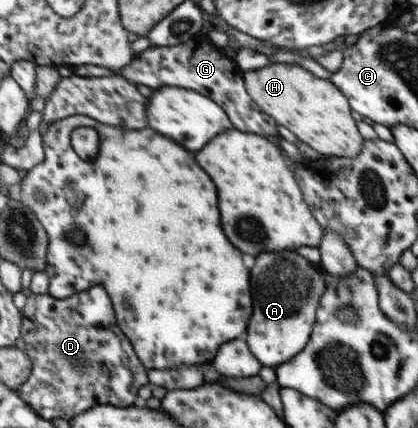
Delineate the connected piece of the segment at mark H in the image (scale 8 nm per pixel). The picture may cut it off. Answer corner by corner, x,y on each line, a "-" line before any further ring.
272,63
262,69
244,73
246,91
250,97
274,117
280,125
288,127
302,143
324,156
355,158
362,150
364,139
356,129
356,121
350,113
348,99
326,79
320,79
300,65

